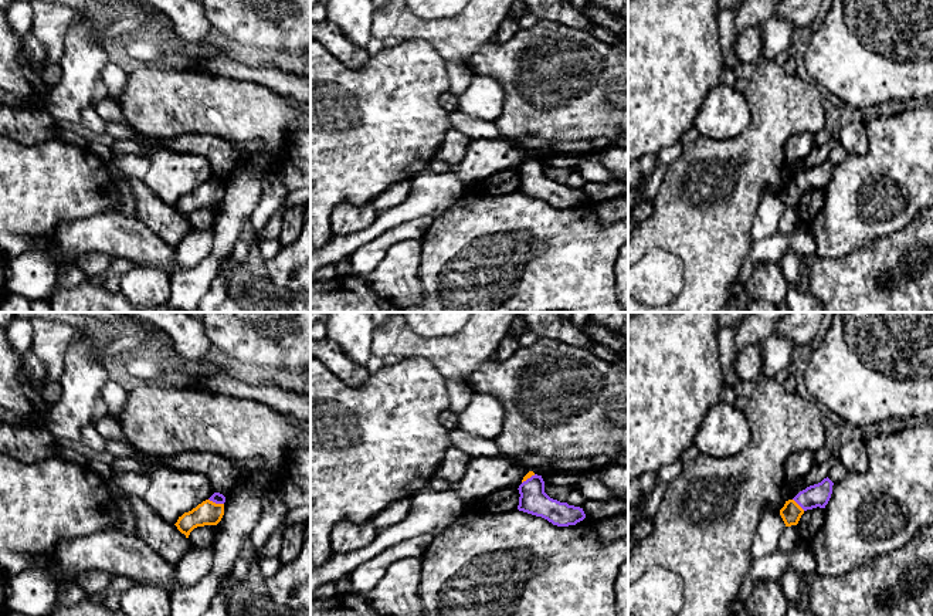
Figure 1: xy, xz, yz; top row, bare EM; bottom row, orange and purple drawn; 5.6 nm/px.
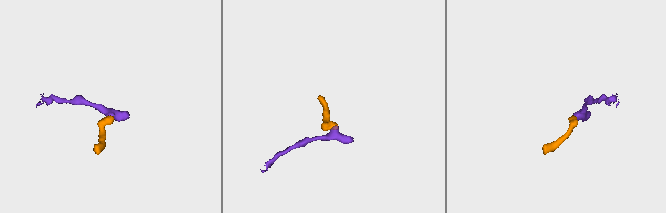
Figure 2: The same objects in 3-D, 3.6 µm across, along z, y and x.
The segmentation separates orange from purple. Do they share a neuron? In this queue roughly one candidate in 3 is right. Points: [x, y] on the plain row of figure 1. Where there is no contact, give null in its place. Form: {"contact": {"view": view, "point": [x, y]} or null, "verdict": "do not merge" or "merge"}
{"contact": {"view": "xy", "point": [214, 185]}, "verdict": "merge"}

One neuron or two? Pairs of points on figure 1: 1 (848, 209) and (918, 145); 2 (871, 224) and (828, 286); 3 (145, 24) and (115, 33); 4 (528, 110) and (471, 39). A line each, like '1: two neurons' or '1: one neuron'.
1: one neuron
2: two neurons
3: one neuron
4: two neurons

